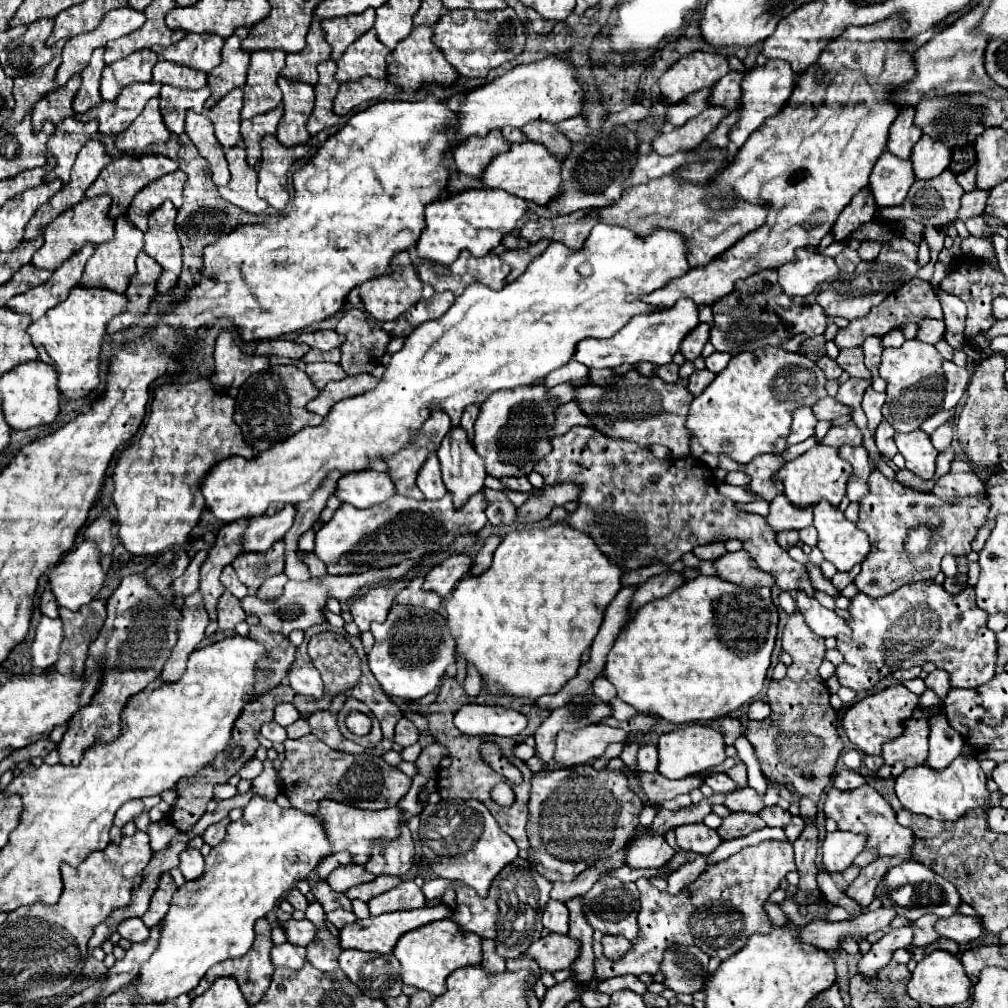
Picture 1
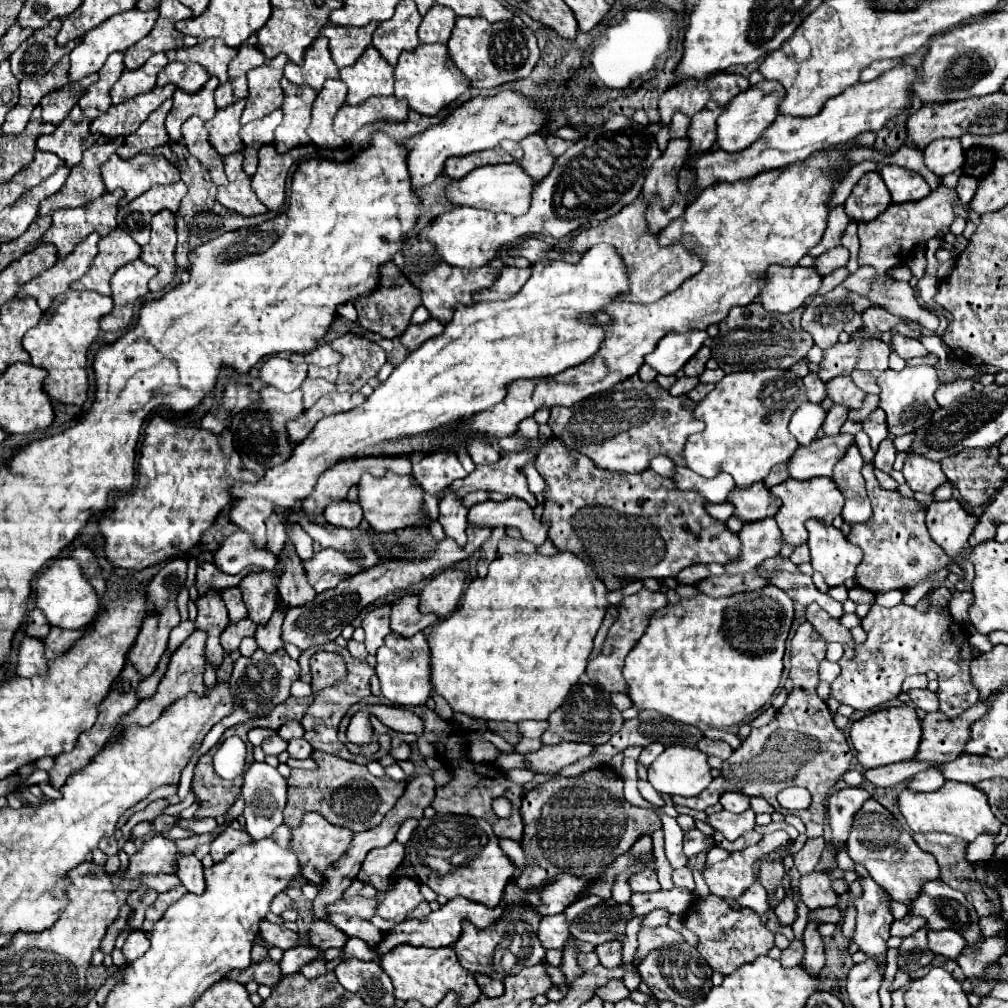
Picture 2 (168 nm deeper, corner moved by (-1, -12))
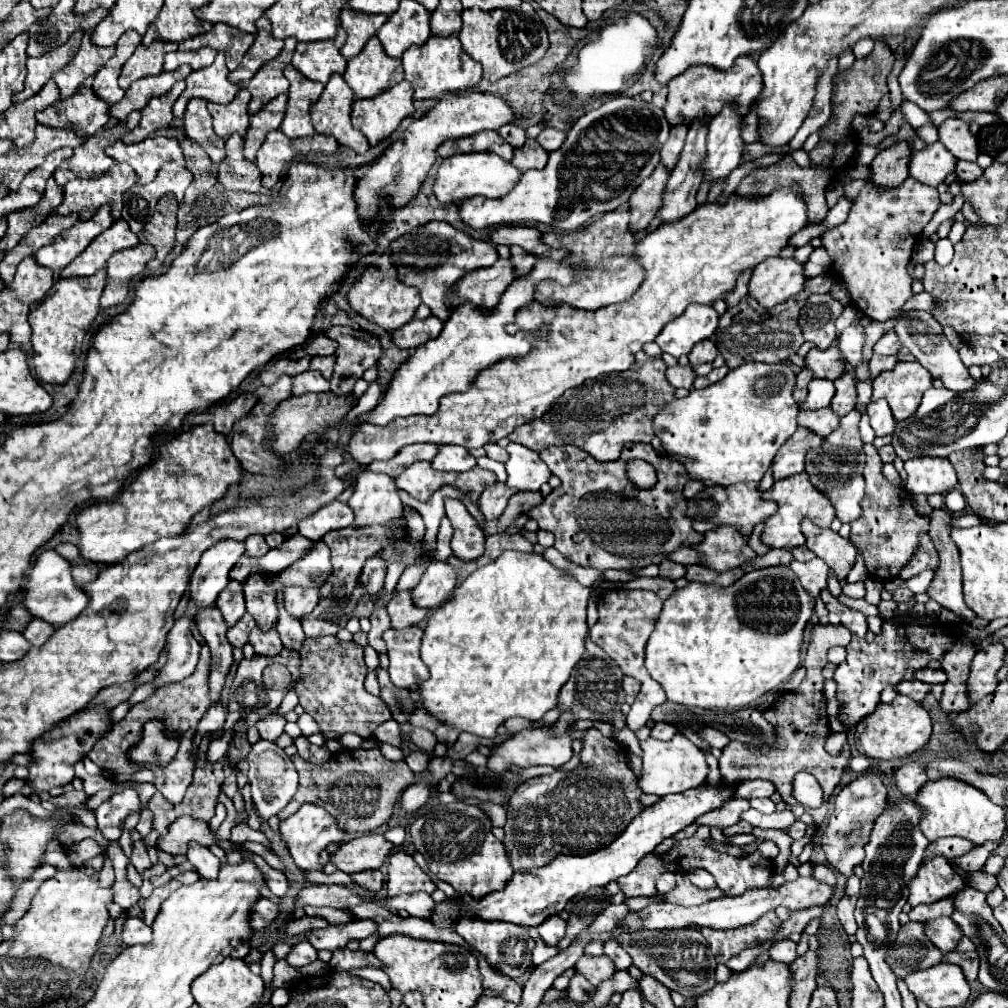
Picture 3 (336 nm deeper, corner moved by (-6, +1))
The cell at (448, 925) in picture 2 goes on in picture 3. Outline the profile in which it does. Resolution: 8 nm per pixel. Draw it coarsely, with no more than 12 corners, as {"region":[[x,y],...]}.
{"region":[[699,786],[645,808],[609,846],[515,872],[483,898],[431,914],[539,926],[595,886],[629,874],[665,838],[733,796]]}

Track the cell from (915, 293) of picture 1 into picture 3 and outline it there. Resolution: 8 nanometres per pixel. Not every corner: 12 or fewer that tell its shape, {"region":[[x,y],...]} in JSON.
{"region":[[835,340],[827,350],[815,346],[807,368],[815,378],[839,378],[845,358]]}

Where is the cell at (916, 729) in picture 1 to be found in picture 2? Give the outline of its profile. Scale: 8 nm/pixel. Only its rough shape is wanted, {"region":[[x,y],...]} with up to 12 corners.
{"region":[[990,699],[960,717],[928,713],[916,759],[952,761],[964,753],[968,731],[988,713]]}

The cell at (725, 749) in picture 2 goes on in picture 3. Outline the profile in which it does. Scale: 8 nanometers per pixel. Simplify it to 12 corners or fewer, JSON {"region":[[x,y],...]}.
{"region":[[715,728],[701,730],[701,738],[713,748],[723,748],[729,744],[721,730]]}

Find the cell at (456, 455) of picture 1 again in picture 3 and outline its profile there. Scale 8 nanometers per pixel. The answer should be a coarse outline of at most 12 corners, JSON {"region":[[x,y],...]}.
{"region":[[445,498],[453,554],[479,558],[485,534],[463,502]]}

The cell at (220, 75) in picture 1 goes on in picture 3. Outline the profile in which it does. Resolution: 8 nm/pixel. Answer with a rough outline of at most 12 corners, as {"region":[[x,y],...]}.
{"region":[[257,22],[253,46],[245,52],[229,82],[245,84],[283,46],[273,38],[271,22]]}

